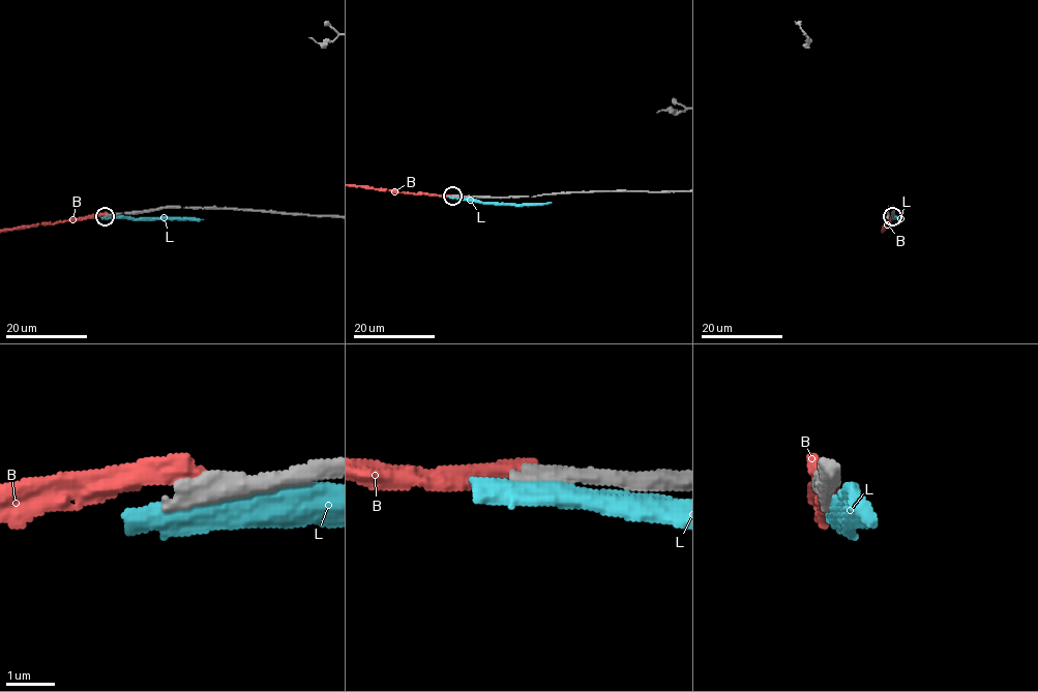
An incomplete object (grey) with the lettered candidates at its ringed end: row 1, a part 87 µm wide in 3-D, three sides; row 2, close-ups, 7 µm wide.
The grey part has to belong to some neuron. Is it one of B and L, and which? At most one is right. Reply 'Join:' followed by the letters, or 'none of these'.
Join: none of these

